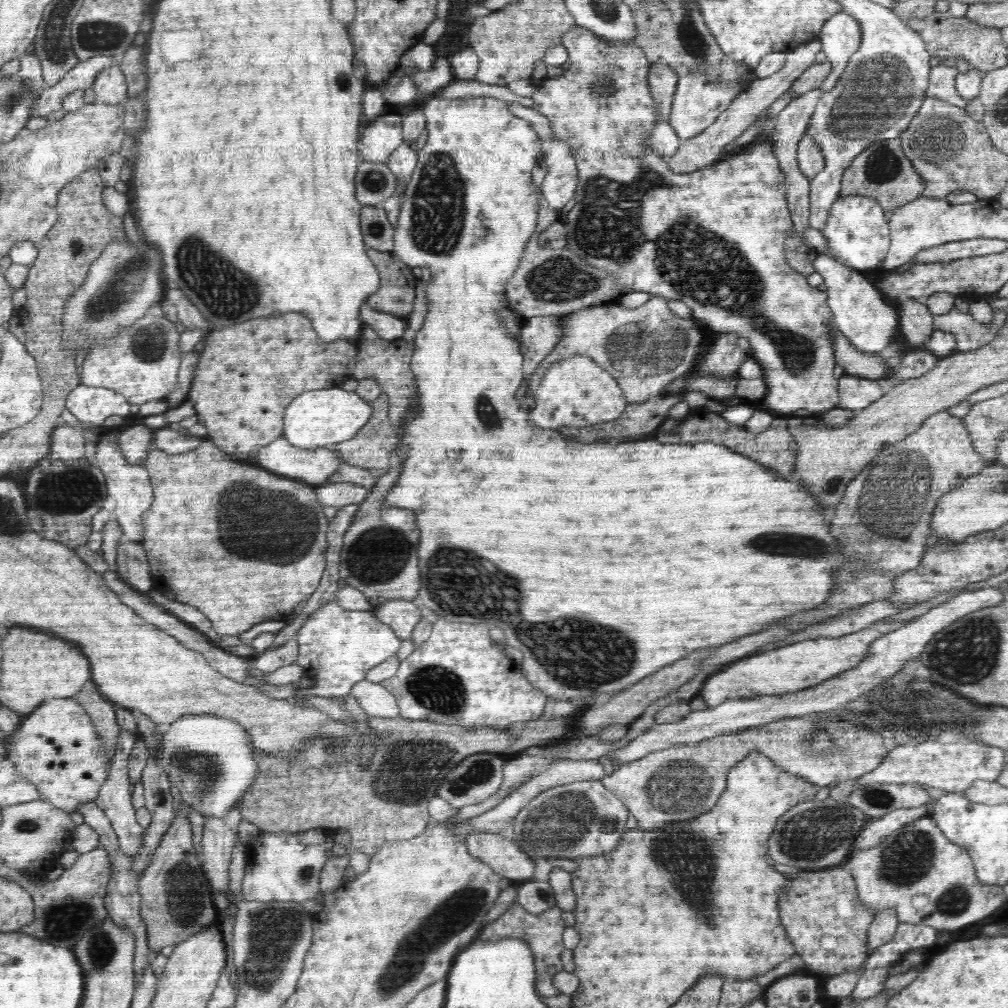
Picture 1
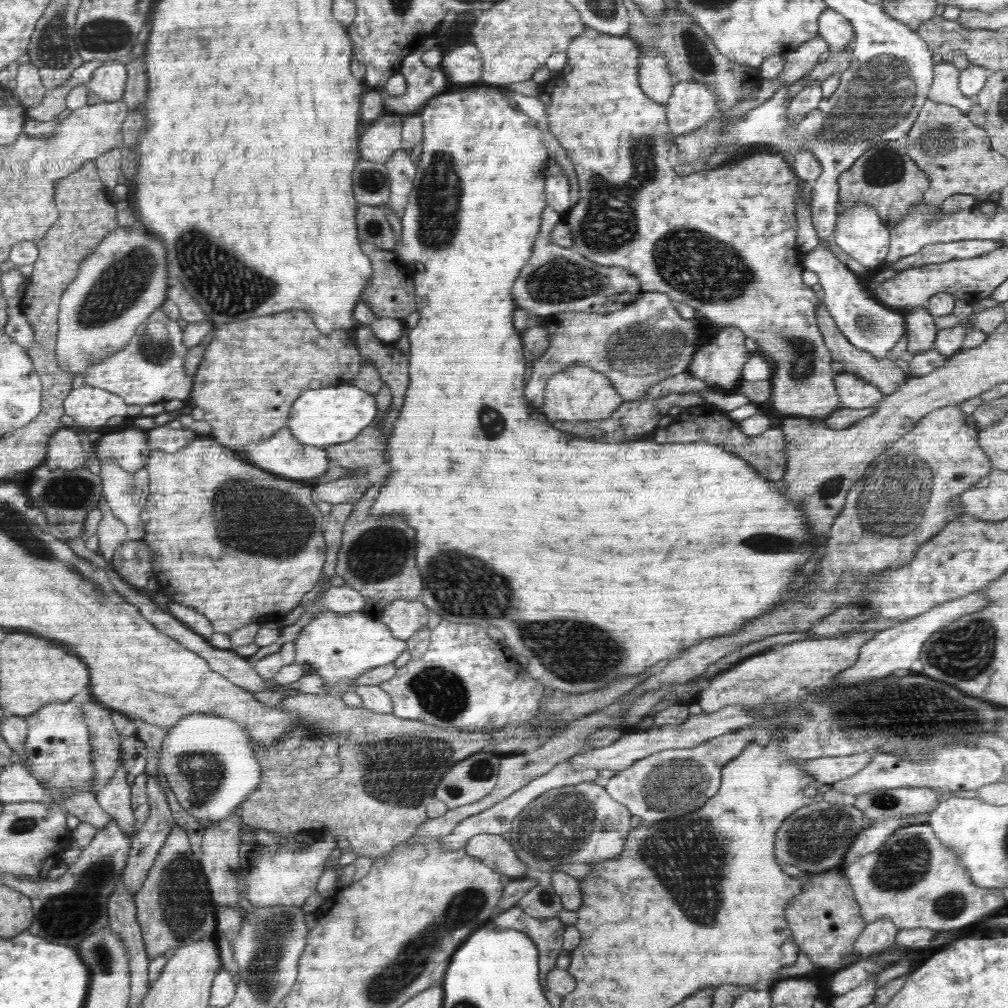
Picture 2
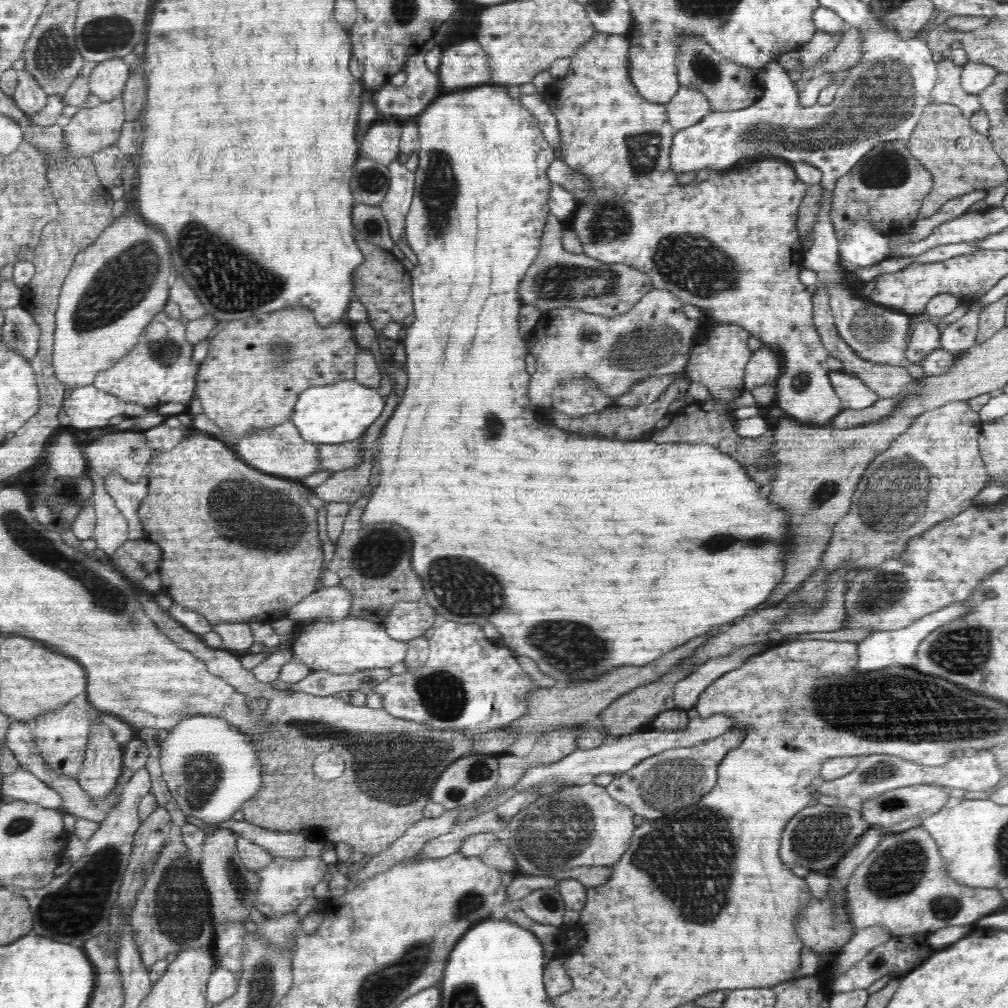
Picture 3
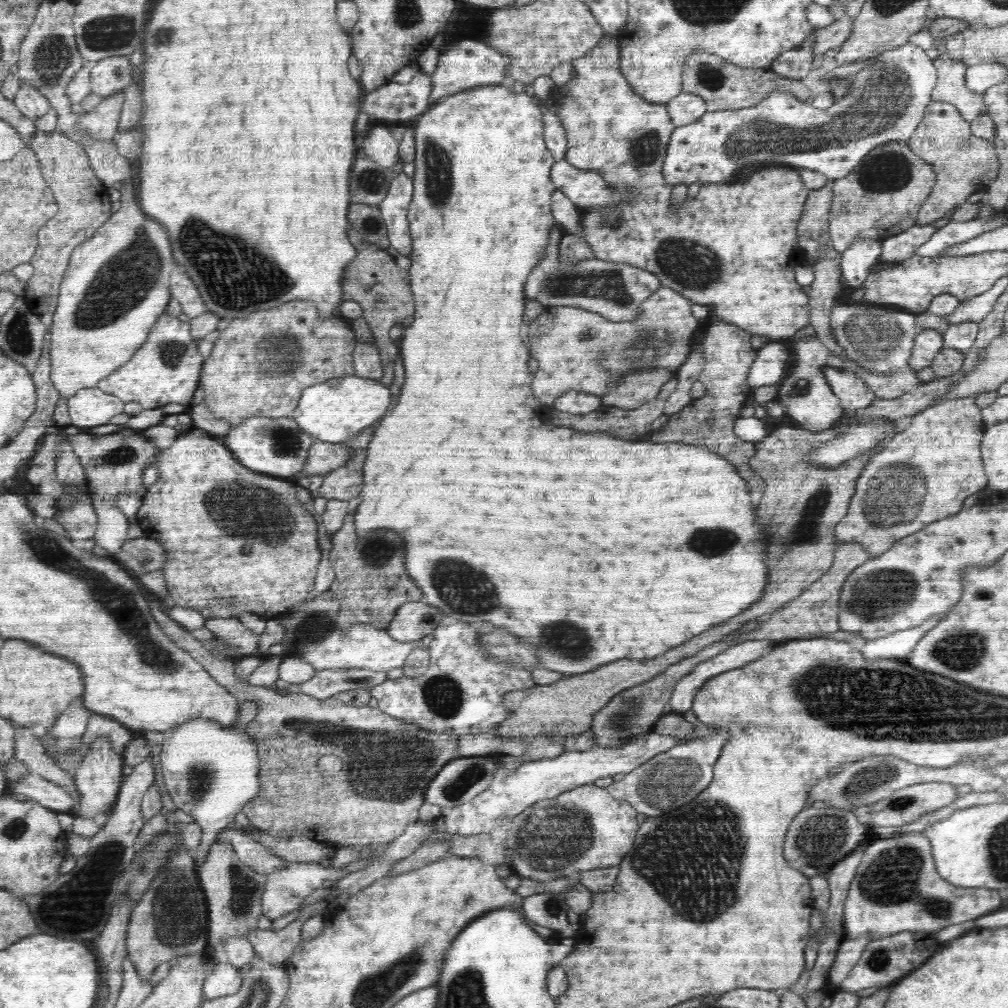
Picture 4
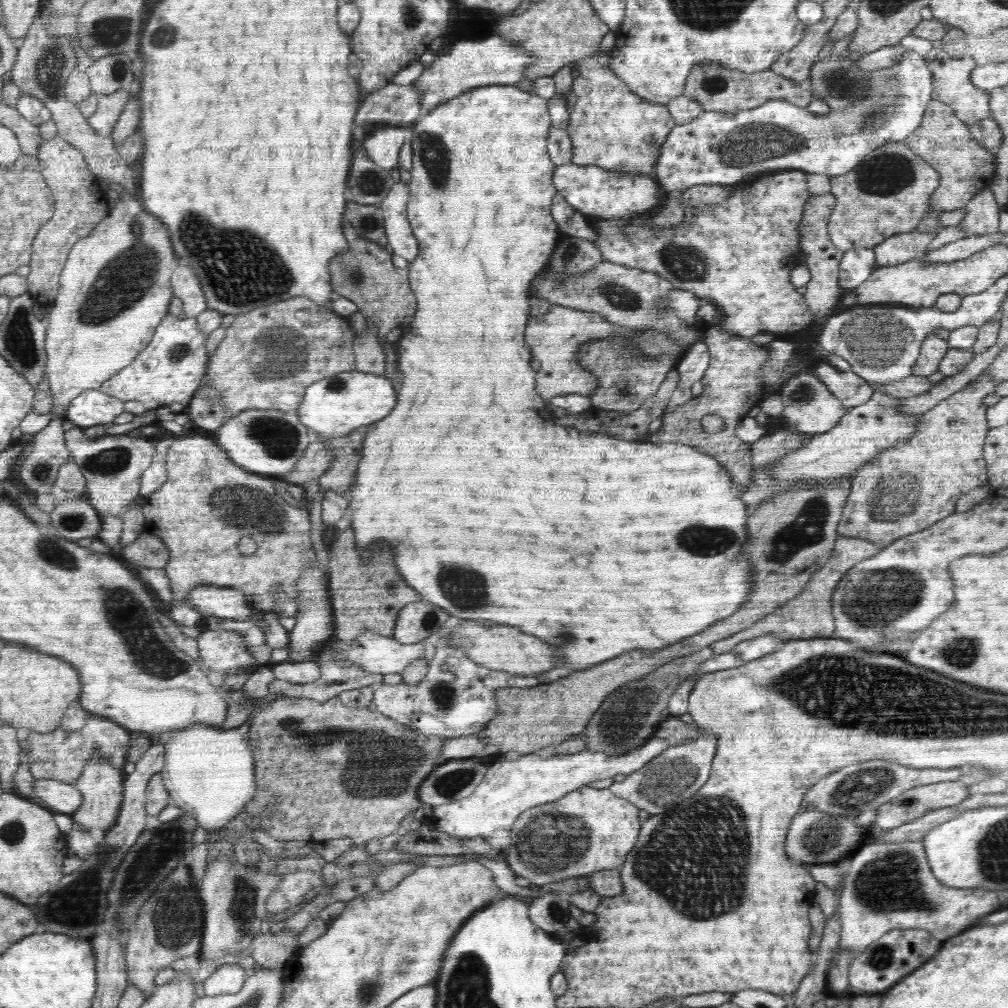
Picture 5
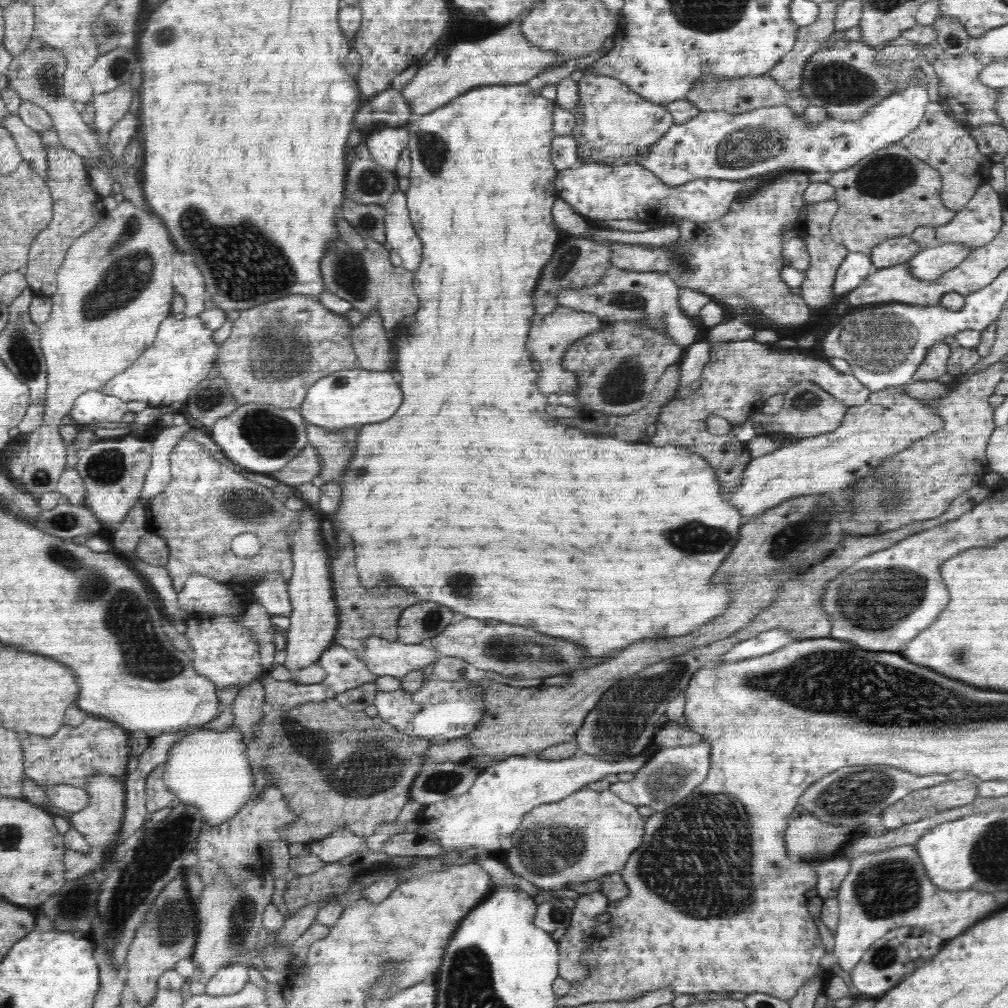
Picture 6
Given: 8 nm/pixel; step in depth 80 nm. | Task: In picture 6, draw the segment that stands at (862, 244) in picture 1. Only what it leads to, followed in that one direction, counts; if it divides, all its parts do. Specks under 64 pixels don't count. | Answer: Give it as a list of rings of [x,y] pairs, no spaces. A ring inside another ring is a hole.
[[[849,252],[842,262],[833,284],[834,296],[849,293],[874,270],[872,258],[860,252]]]

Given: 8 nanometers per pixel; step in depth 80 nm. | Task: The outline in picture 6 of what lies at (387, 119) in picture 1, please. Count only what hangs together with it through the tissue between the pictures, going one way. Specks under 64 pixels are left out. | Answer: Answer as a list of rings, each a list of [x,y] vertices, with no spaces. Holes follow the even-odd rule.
[[[384,128],[366,132],[366,146],[372,158],[388,170],[394,172],[402,150],[409,146],[409,130],[407,128]]]

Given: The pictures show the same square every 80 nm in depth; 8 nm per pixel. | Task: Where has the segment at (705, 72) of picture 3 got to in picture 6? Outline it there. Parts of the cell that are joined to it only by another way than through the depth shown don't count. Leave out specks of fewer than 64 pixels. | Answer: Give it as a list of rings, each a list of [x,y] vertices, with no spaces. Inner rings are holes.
[[[766,73],[761,77],[740,78],[715,78],[715,76],[706,76],[694,82],[694,86],[688,90],[686,98],[701,111],[724,111],[730,114],[742,114],[752,112],[766,106],[787,106],[793,110],[794,114],[801,116],[809,105],[808,99],[802,96],[799,89],[784,90],[778,83]]]

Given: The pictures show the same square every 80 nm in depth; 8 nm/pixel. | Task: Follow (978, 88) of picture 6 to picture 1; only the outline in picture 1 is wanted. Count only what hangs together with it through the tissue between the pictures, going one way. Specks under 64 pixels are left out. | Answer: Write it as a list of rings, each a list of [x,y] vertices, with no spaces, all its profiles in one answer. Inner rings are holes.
[[[942,62],[931,67],[926,96],[940,98],[954,106],[965,108],[968,100],[962,98],[956,89],[955,78],[958,73],[952,62]]]

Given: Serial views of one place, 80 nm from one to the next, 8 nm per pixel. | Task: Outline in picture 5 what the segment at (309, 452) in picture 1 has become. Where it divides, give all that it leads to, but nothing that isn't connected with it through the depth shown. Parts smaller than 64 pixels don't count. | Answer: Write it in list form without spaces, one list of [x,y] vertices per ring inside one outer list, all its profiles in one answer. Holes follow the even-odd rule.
[[[248,409],[231,416],[214,434],[234,464],[251,473],[277,477],[290,472],[311,444],[313,433],[298,419],[297,411]]]

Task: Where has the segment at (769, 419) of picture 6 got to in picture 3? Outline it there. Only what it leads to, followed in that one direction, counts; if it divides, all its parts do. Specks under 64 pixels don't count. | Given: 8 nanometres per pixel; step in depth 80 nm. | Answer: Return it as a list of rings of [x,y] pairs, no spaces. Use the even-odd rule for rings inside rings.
[[[597,32],[590,42],[580,46],[574,56],[570,56],[572,67],[570,75],[566,75],[562,79],[556,79],[551,84],[548,84],[542,94],[543,99],[548,102],[550,110],[556,116],[556,121],[558,121],[563,161],[572,169],[576,169],[578,173],[582,173],[584,177],[588,177],[588,181],[590,181],[590,192],[588,192],[584,203],[578,204],[570,229],[579,236],[586,256],[608,264],[620,263],[636,268],[652,279],[654,288],[668,290],[682,303],[697,306],[705,314],[710,312],[710,314],[706,315],[714,316],[718,322],[742,326],[752,336],[760,338],[766,347],[776,351],[776,355],[780,357],[782,364],[784,364],[782,372],[780,372],[780,376],[776,380],[778,382],[776,386],[778,386],[778,402],[780,402],[778,406],[784,412],[785,417],[793,418],[808,425],[827,426],[832,418],[836,414],[840,414],[844,408],[841,406],[841,400],[829,381],[831,370],[827,366],[827,360],[830,356],[826,347],[822,344],[817,328],[813,323],[812,294],[807,292],[807,286],[799,279],[799,272],[804,268],[804,256],[802,246],[799,243],[800,236],[797,220],[800,204],[802,204],[802,198],[804,198],[804,194],[808,190],[808,185],[798,178],[796,171],[788,162],[780,158],[762,158],[756,159],[746,170],[733,167],[730,170],[726,170],[726,172],[710,173],[707,180],[702,182],[694,184],[693,181],[690,185],[681,186],[677,182],[677,177],[671,176],[672,172],[670,171],[671,162],[669,156],[675,130],[669,123],[665,105],[646,100],[643,96],[640,96],[640,93],[633,85],[629,77],[629,48],[630,43],[625,35]]]

